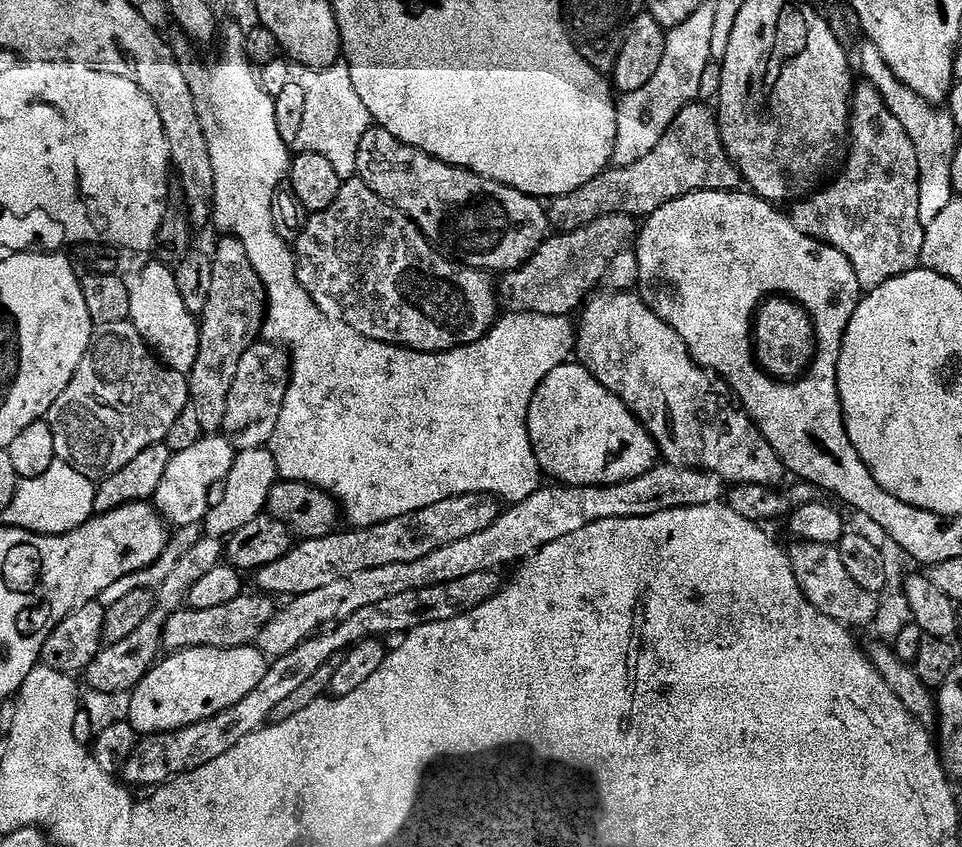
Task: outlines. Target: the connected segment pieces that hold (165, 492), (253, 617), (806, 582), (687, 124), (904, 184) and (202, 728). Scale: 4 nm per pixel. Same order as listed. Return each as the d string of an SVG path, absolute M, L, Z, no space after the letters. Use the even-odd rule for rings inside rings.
M206 434L190 450L182 450L173 455L166 474L162 477L162 486L158 486L154 497L154 507L173 529L201 523L210 507L208 495L212 487L223 485L230 474L232 463L236 461L236 449L223 434Z
M241 594L226 606L218 606L215 610L194 610L181 607L166 622L164 627L163 647L169 653L185 652L187 648L247 648L255 645L262 630L278 611L278 604L267 594L248 596Z
M796 542L787 549L788 557L794 570L794 578L798 578L798 586L802 594L822 614L826 614L831 620L837 620L839 624L849 629L866 629L875 622L878 614L877 595L862 590L846 570L845 563L839 557L836 546L822 546L821 544L805 544Z
M704 102L687 104L666 130L662 142L646 154L643 164L625 168L609 167L598 178L578 186L568 196L555 197L547 205L549 225L557 233L585 228L603 216L622 214L633 218L647 218L666 202L682 198L691 192L731 192L739 189L742 177L732 164L723 146L717 113Z
M867 82L857 83L852 93L850 147L843 170L844 173L829 188L821 187L807 198L793 203L790 215L794 226L798 226L802 234L846 254L850 266L854 266L854 274L858 274L861 289L870 293L890 282L890 278L898 278L921 267L920 255L926 226L918 218L920 171L918 154L914 154L914 142L910 142L910 134L902 130L902 122L890 114L890 106L886 106L882 94L878 94L876 87Z
M499 571L470 574L467 578L458 578L458 582L442 582L438 586L394 594L394 598L385 598L382 602L374 602L374 606L358 610L348 620L339 621L327 634L317 634L290 650L290 654L273 659L262 682L258 682L258 686L254 686L254 690L250 690L250 694L242 698L242 702L222 710L214 718L206 718L176 732L157 732L154 736L143 737L126 762L122 773L123 783L133 789L155 790L176 776L198 770L214 762L214 758L222 758L222 754L226 754L226 750L234 750L234 746L238 746L242 738L265 727L276 716L279 704L291 701L292 695L303 684L310 683L328 663L333 663L332 655L335 652L343 653L361 640L380 640L384 636L396 635L399 637L423 624L450 622L450 618L458 618L497 596L502 587L500 576Z

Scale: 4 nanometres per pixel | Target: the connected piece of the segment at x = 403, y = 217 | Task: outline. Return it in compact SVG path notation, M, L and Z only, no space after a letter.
M359 178L343 181L338 190L338 198L326 210L313 212L304 221L304 233L294 242L294 255L296 258L296 276L300 284L312 296L312 301L323 309L333 304L340 311L339 319L348 324L358 334L362 334L371 340L386 342L387 344L398 344L401 348L413 348L416 352L449 352L455 348L461 348L463 344L478 342L493 328L498 319L498 284L489 273L482 268L471 268L469 264L461 264L455 258L449 258L443 251L437 250L427 240L420 227L405 214L399 212L393 204L387 204L366 182Z

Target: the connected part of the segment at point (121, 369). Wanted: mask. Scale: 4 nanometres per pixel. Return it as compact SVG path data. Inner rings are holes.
M128 320L122 322L114 322L110 326L100 328L92 337L92 344L88 348L88 352L84 355L84 360L80 363L80 368L74 374L74 378L70 382L70 386L66 386L66 390L58 398L58 402L54 402L54 406L49 410L46 423L50 426L50 430L54 434L54 450L57 457L63 463L73 464L82 474L86 474L86 478L90 478L94 482L99 482L118 474L118 470L122 470L122 466L126 466L130 462L134 462L134 458L138 458L138 454L142 454L142 450L146 450L155 444L162 444L167 441L170 434L170 426L174 426L174 422L178 422L178 414L182 414L184 408L189 407L190 397L188 394L188 376L183 372L176 372L169 368L163 360L159 359L155 352L148 346L148 341L142 338L142 334L138 334L138 330Z

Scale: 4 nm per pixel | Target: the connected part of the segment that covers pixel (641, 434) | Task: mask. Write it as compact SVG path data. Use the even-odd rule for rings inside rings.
M567 362L559 365L556 369L550 371L550 374L546 375L545 380L538 386L537 392L533 396L533 401L530 402L528 430L530 442L533 444L533 452L537 456L542 472L549 477L552 475L556 479L553 481L559 482L564 486L589 488L590 486L598 486L599 484L620 484L623 480L638 478L642 474L646 474L650 469L656 467L658 463L656 443L652 441L652 435L644 429L644 425L640 423L639 418L614 393L606 390L606 386L602 386L602 382L598 382L598 378L594 374L590 374L590 370L579 362Z

